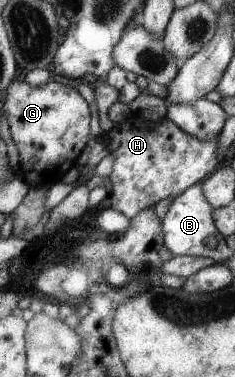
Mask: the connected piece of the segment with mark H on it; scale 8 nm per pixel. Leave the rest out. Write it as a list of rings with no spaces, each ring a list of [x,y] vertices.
[[[132,114],[125,122],[114,123],[104,136],[115,160],[109,176],[113,186],[108,195],[111,198],[110,208],[131,220],[139,212],[165,200],[165,197],[185,193],[187,188],[203,180],[219,164],[219,136],[201,142],[166,116],[153,122]]]

